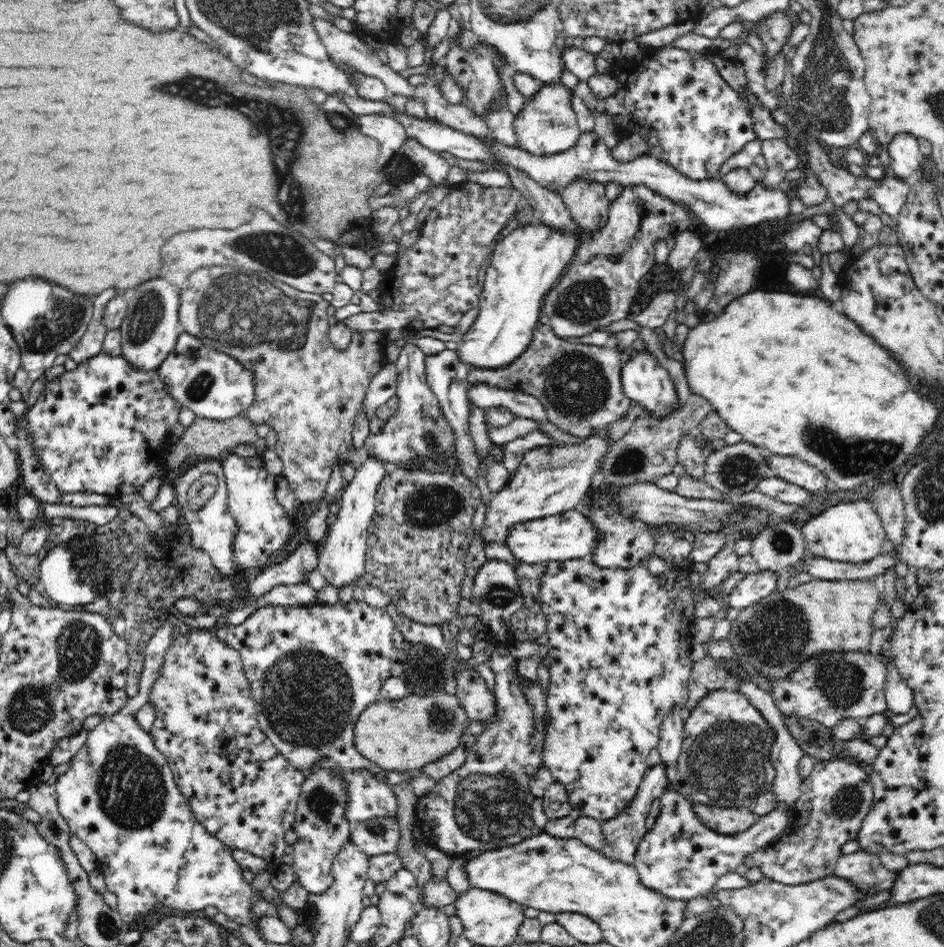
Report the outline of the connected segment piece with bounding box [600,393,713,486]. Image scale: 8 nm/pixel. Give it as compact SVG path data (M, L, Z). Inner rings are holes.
M692 393L688 403L680 411L674 411L664 418L638 418L634 424L630 424L630 431L611 446L611 452L600 470L603 482L626 486L636 482L655 482L664 474L672 474L679 463L677 449L681 436L694 430L712 412L713 407L708 400Z

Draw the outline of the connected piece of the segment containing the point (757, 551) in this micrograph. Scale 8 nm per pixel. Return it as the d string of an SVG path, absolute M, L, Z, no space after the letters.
M781 521L774 526L763 528L762 532L751 539L751 555L760 570L781 572L796 564L807 552L807 540L796 526Z

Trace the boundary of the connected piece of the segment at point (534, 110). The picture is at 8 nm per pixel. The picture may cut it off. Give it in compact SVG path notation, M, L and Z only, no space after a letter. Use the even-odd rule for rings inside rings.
M558 81L542 83L532 96L524 97L524 107L513 120L517 146L542 156L558 154L576 145L582 132L578 126L578 115L572 107L572 96L572 89Z

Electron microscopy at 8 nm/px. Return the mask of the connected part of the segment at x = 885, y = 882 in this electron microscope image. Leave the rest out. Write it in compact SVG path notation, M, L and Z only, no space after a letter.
M860 850L838 857L833 875L852 882L871 895L883 890L892 891L897 884L897 874L886 870L878 855Z

